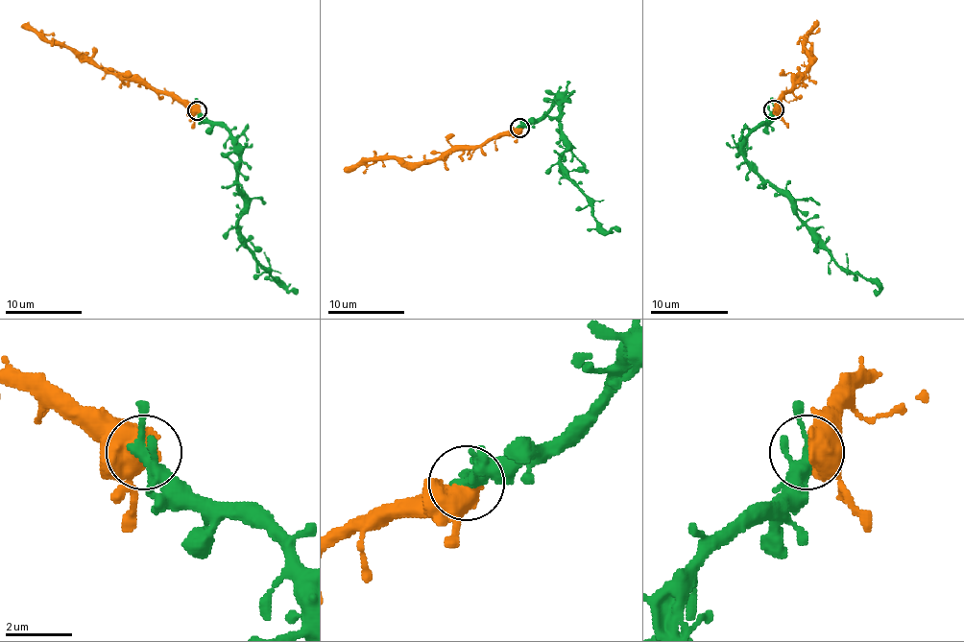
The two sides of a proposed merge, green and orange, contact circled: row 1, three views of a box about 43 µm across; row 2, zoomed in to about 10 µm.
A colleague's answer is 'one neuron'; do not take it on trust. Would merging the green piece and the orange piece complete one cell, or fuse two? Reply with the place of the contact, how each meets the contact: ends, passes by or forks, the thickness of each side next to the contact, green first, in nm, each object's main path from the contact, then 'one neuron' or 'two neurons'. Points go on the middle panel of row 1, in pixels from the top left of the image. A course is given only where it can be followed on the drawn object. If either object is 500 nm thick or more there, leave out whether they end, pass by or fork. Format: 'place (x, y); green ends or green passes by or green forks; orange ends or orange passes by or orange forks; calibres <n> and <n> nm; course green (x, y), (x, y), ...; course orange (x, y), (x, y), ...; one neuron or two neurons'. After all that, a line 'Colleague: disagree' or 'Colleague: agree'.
place (519, 128); calibres 240 and 800 nm; course green (519, 128), (562, 101), (560, 137), (566, 151), (560, 168), (583, 193), (598, 224), (606, 231), (619, 229); course orange (519, 130), (512, 130), (491, 141), (460, 151), (443, 153), (425, 162), (364, 158), (356, 166), (343, 170); one neuron
Colleague: agree

